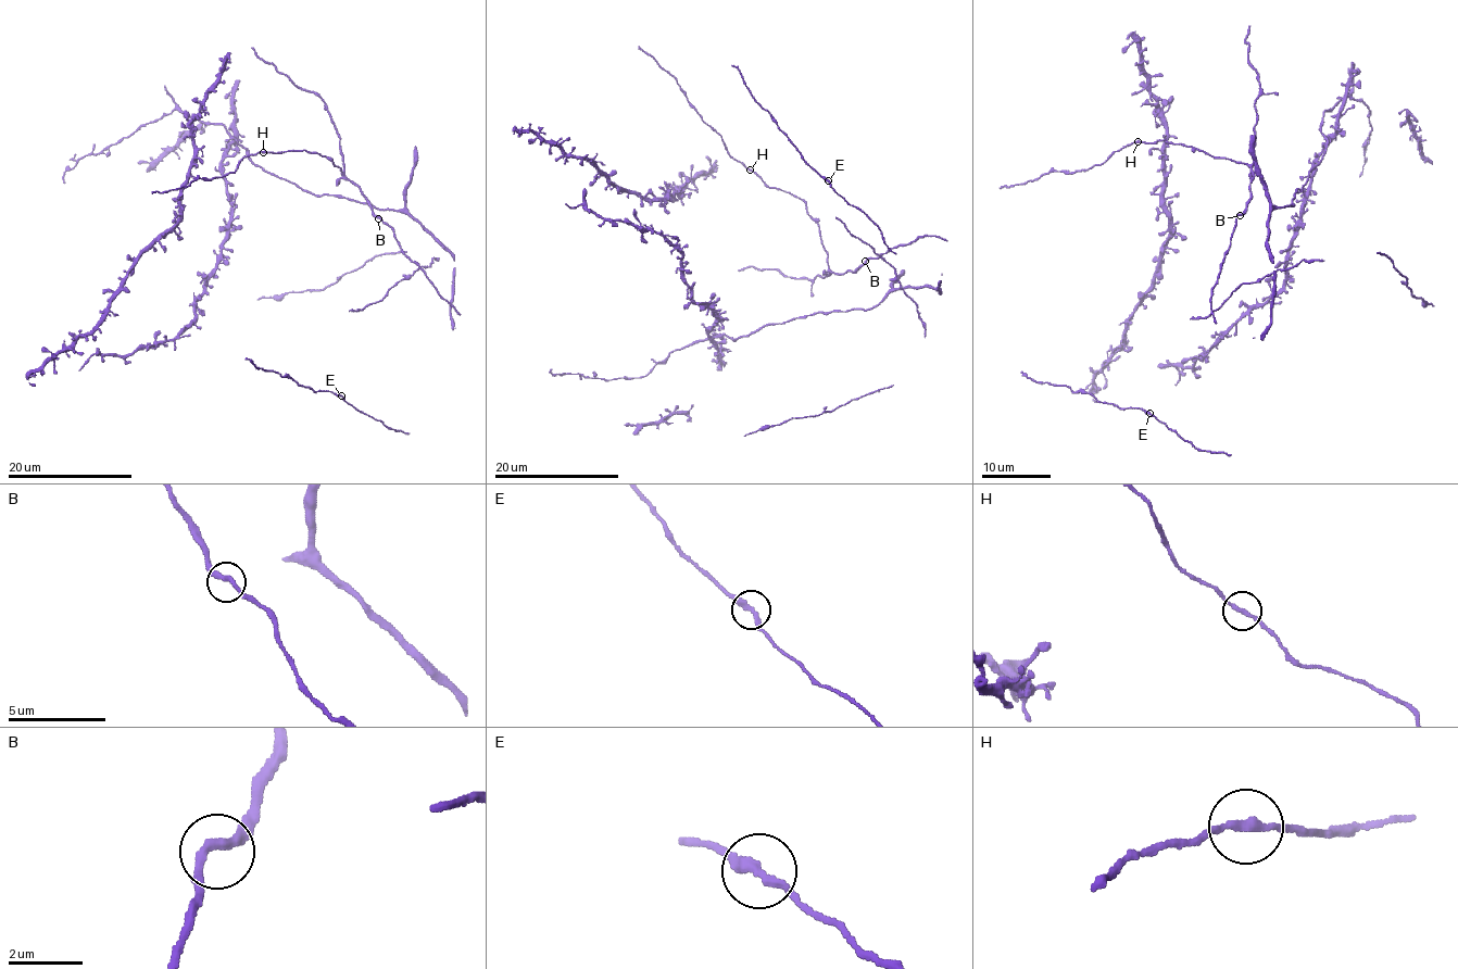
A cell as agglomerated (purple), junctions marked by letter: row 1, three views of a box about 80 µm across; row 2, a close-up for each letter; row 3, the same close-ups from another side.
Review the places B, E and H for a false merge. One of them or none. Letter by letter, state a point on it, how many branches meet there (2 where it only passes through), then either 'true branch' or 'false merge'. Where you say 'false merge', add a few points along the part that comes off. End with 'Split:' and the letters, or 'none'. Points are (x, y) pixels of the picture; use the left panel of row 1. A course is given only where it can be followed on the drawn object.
B: (378, 218) | 2 | true branch
E: (341, 395) | 2 | true branch
H: (263, 152) | 2 | true branch
Split: none

